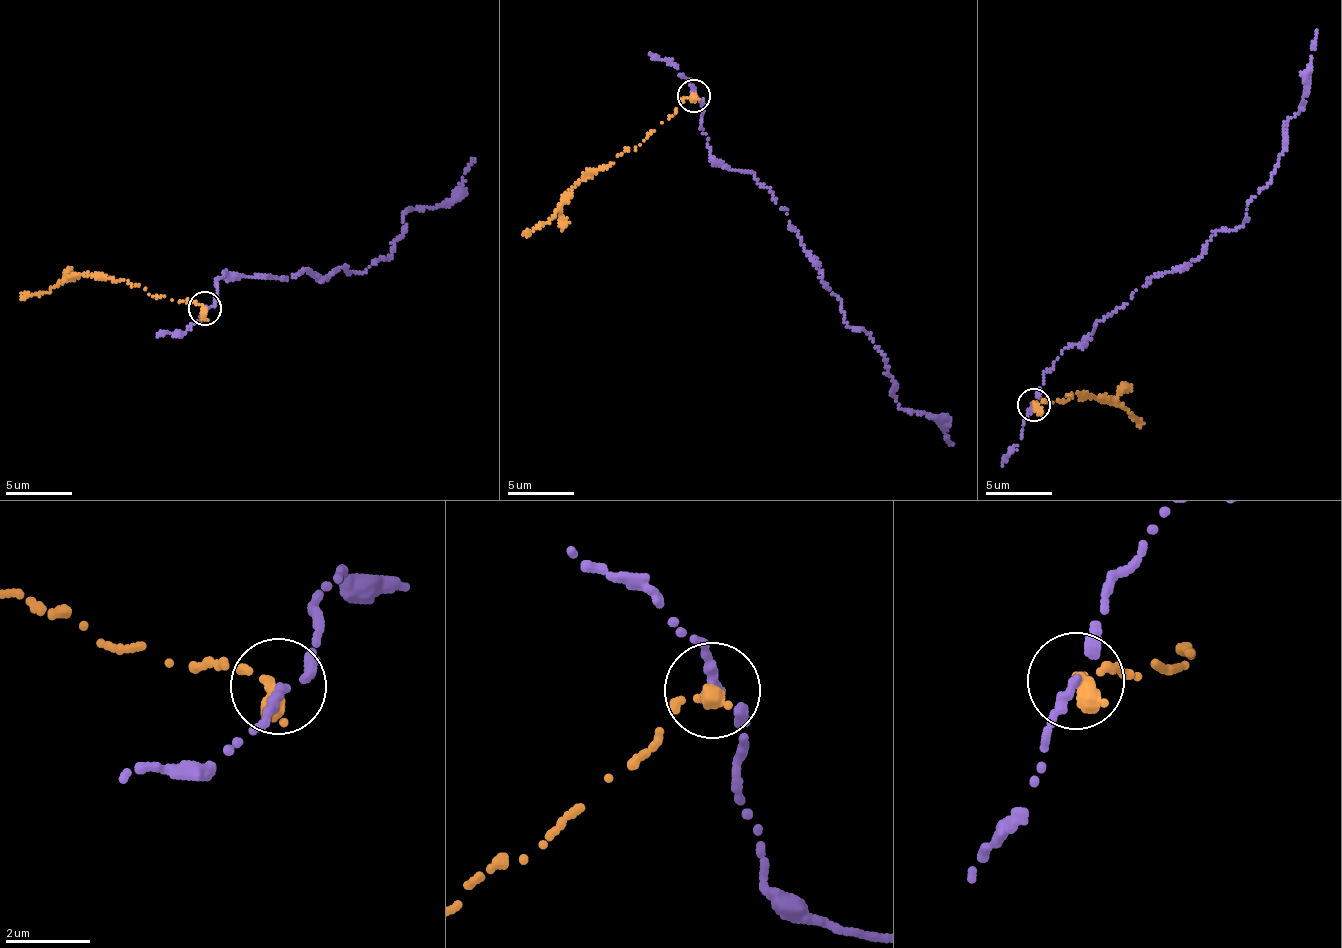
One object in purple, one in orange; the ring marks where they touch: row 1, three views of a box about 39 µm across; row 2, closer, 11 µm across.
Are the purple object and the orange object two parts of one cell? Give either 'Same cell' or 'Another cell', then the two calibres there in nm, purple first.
Another cell. Thickness 190 nm (purple) against 400 nm

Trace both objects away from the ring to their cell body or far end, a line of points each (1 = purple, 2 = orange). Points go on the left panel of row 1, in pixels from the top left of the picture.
1: (205, 308), (225, 271), (363, 272), (392, 256), (403, 212), (453, 197), (475, 159)
2: (205, 308), (148, 294), (139, 284), (95, 274), (21, 293)

